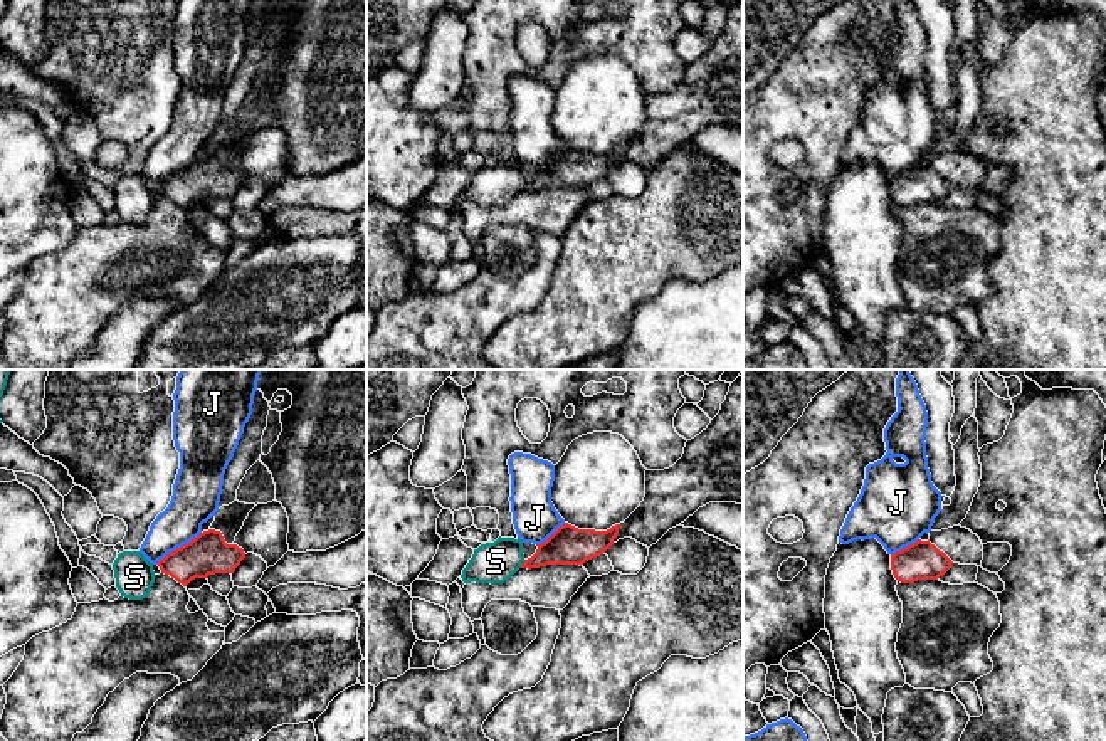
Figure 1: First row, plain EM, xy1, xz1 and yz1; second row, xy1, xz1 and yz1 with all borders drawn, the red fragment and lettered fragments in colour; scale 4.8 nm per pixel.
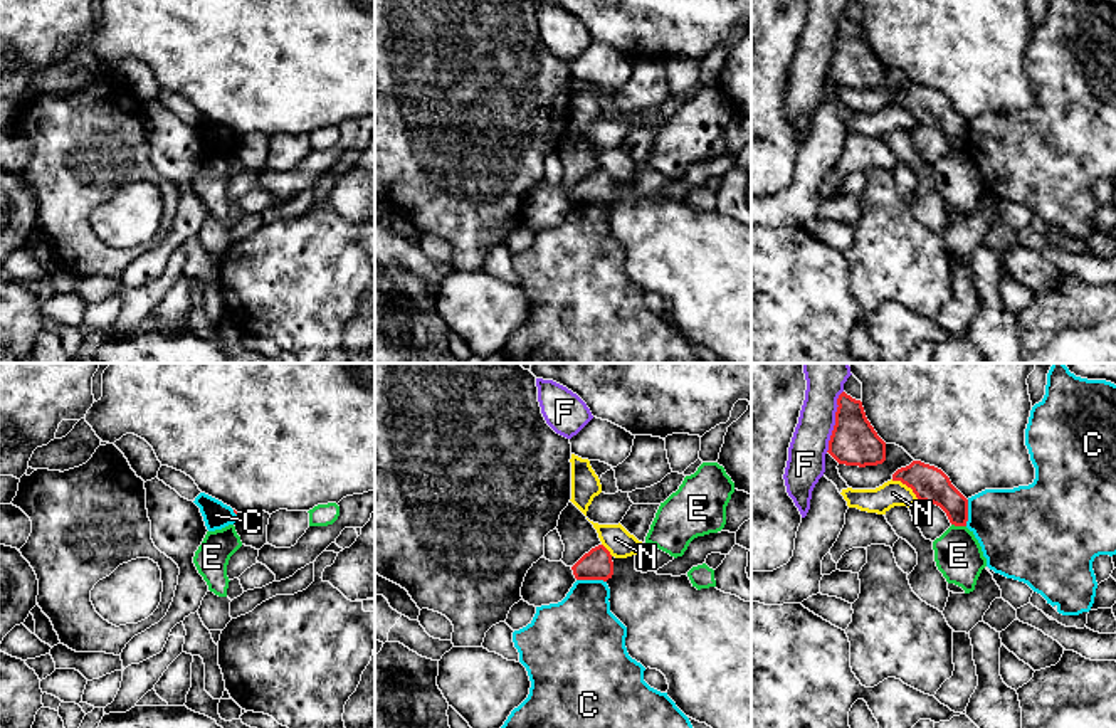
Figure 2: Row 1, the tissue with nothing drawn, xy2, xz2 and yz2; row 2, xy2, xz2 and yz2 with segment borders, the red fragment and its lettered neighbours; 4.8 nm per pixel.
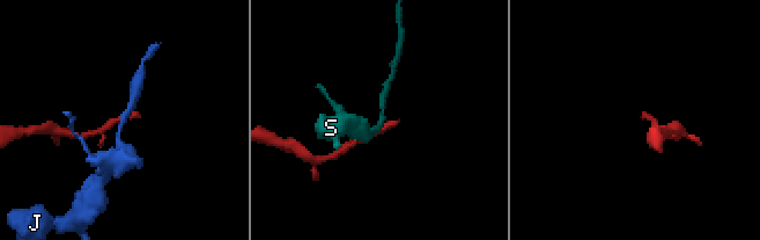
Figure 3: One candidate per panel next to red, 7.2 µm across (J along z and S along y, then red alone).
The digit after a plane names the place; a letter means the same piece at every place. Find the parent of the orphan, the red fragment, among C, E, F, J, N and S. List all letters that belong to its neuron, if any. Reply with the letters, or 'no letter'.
no letter

